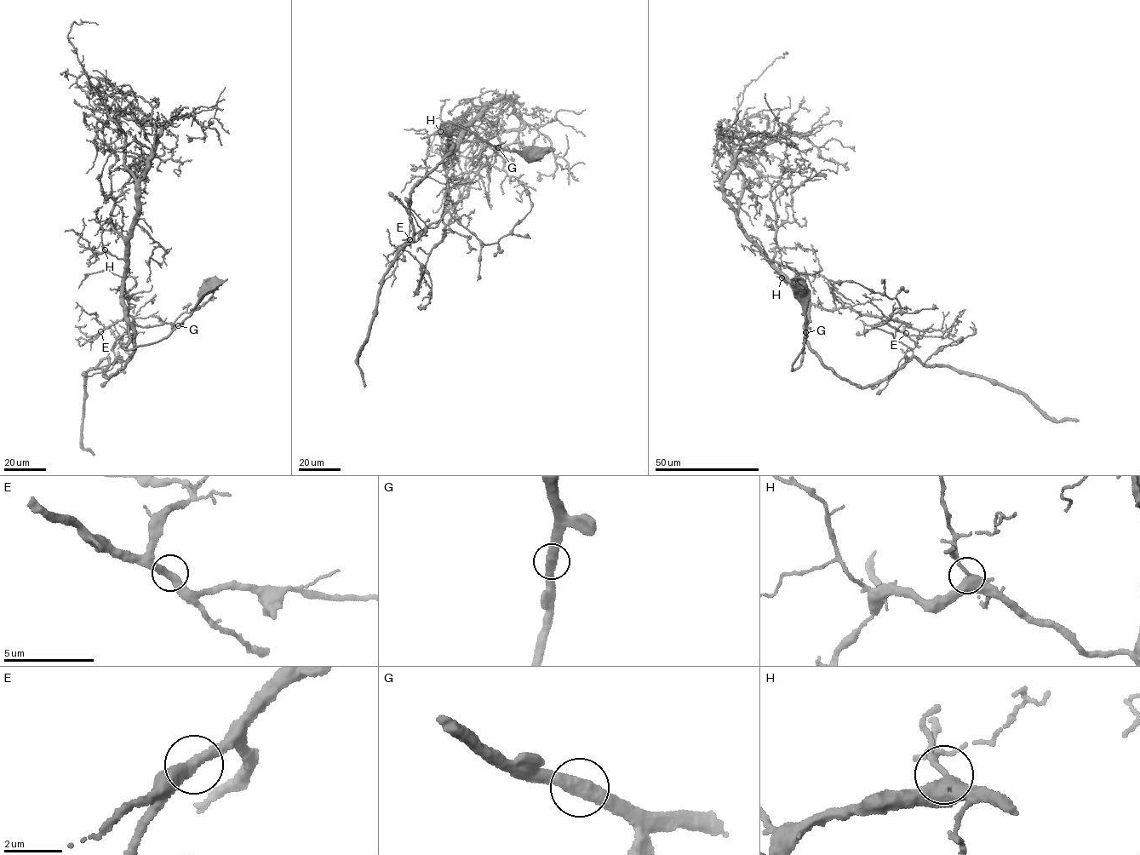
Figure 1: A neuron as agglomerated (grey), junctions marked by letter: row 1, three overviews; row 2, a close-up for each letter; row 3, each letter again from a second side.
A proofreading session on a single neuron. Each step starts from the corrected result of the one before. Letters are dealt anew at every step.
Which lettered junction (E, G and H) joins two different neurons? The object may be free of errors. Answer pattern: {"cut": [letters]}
{"cut": []}

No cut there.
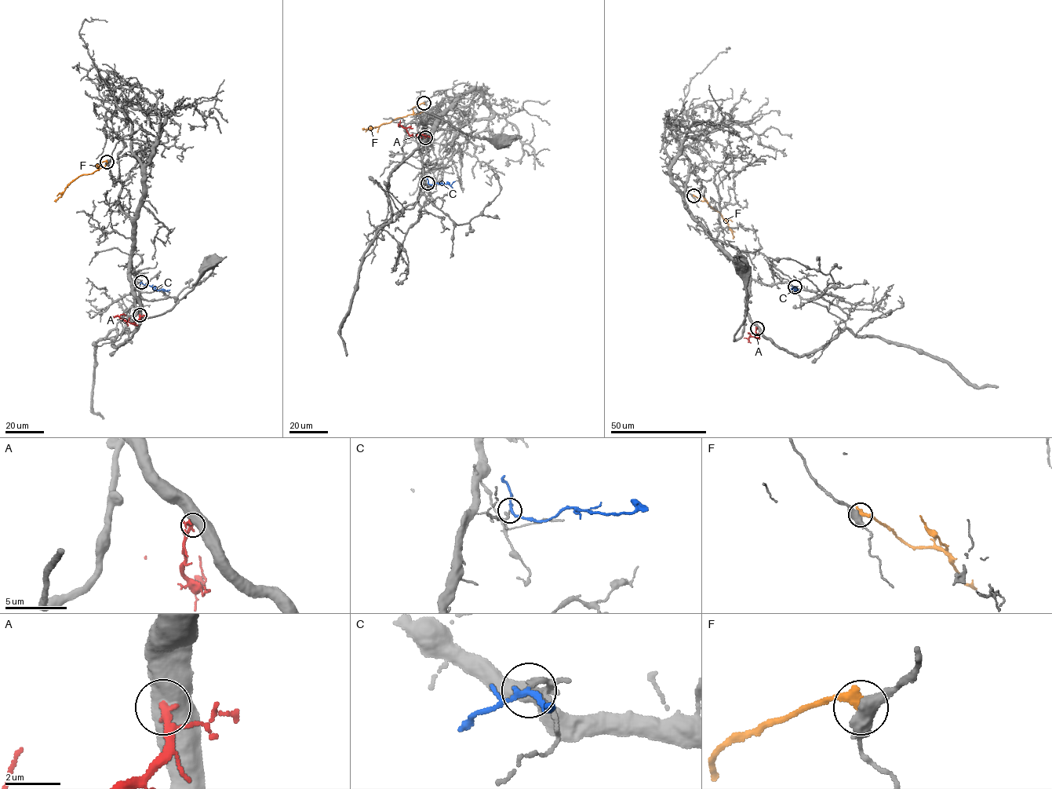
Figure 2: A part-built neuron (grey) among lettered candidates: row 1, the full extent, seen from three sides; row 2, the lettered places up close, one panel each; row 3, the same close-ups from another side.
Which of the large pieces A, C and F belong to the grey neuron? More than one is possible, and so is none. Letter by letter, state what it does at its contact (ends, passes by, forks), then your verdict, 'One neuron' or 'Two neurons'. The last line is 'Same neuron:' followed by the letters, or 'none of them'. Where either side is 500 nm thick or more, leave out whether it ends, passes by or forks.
A: Two neurons
C: It passes by. One neuron
F: It ends there. Two neurons
Same neuron: C

